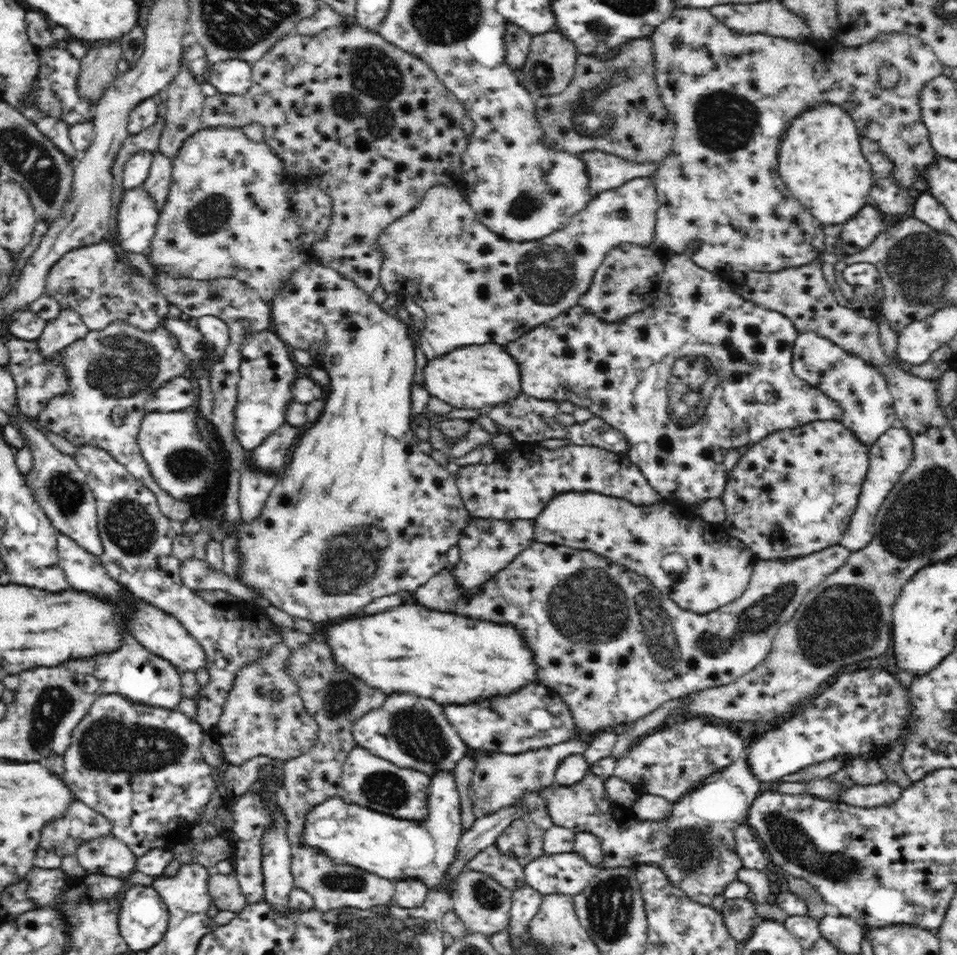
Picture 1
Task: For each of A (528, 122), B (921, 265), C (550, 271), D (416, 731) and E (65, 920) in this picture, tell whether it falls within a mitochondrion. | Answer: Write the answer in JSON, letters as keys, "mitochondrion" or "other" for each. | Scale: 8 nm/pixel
{"A":"other","B":"mitochondrion","C":"mitochondrion","D":"mitochondrion","E":"other"}

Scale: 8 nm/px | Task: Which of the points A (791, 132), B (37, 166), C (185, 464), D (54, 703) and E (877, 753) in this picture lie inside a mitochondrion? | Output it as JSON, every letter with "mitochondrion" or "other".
{"A":"other","B":"mitochondrion","C":"mitochondrion","D":"mitochondrion","E":"other"}

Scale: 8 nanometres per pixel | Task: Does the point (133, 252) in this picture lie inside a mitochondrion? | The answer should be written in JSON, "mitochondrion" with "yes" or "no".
{"mitochondrion":"no"}

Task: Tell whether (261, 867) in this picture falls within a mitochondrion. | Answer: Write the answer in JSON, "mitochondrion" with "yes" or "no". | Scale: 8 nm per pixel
{"mitochondrion":"no"}

